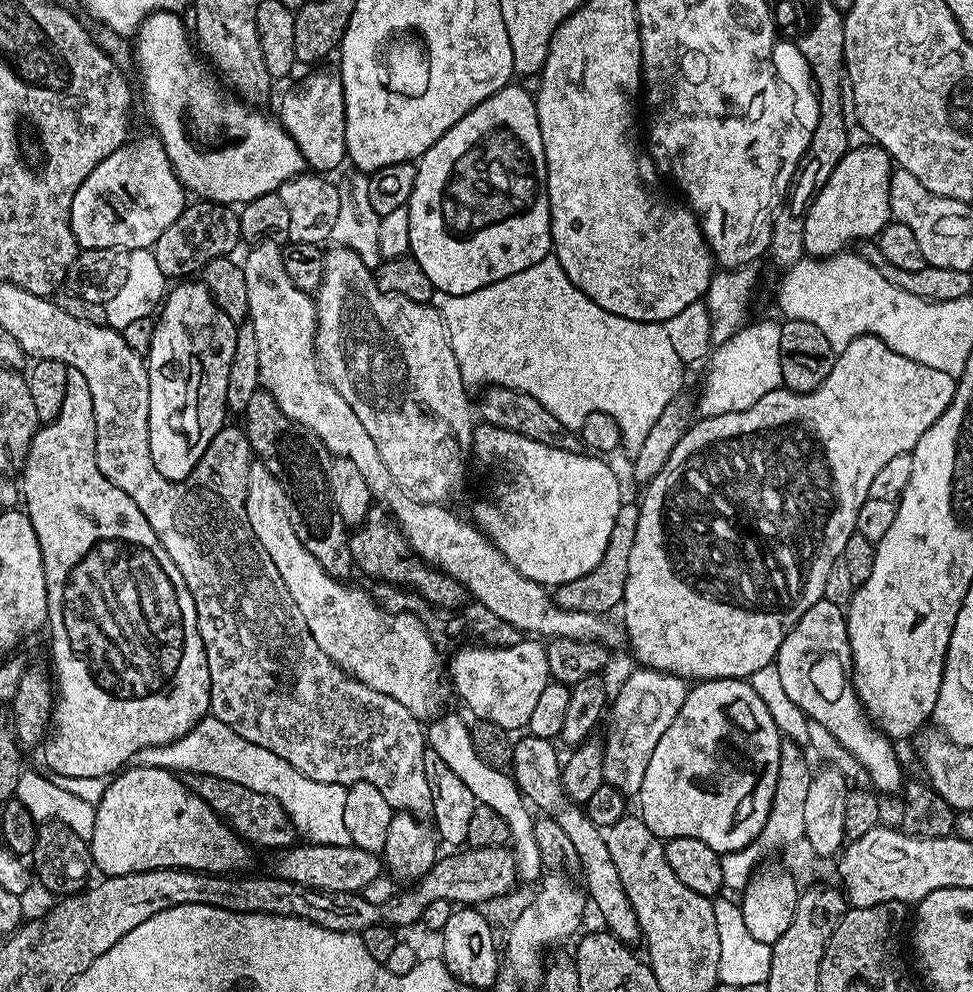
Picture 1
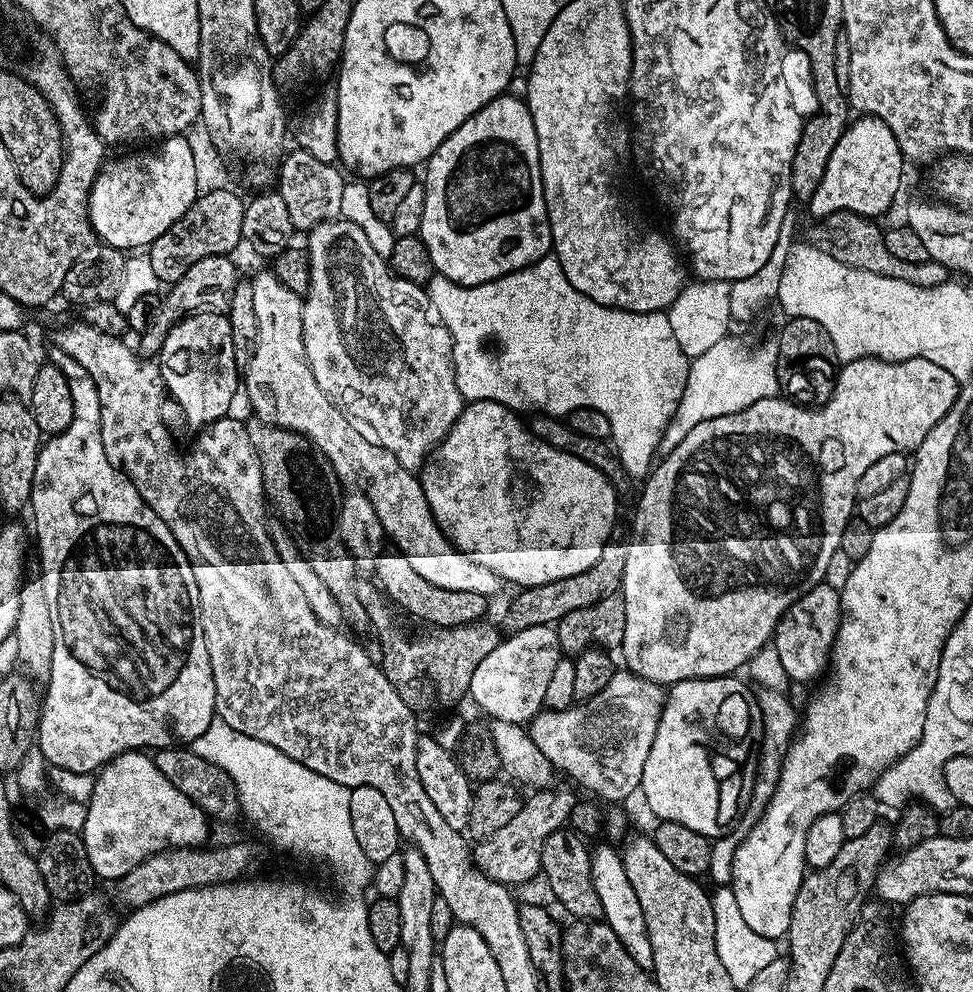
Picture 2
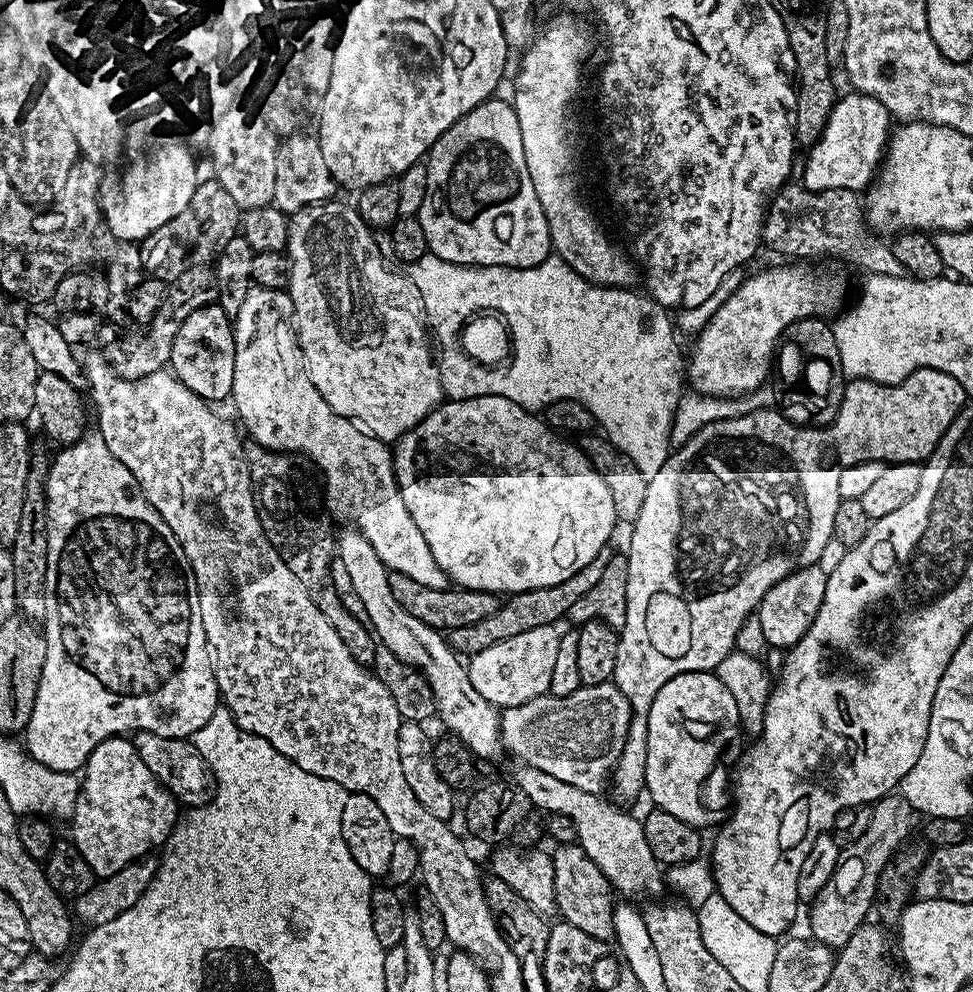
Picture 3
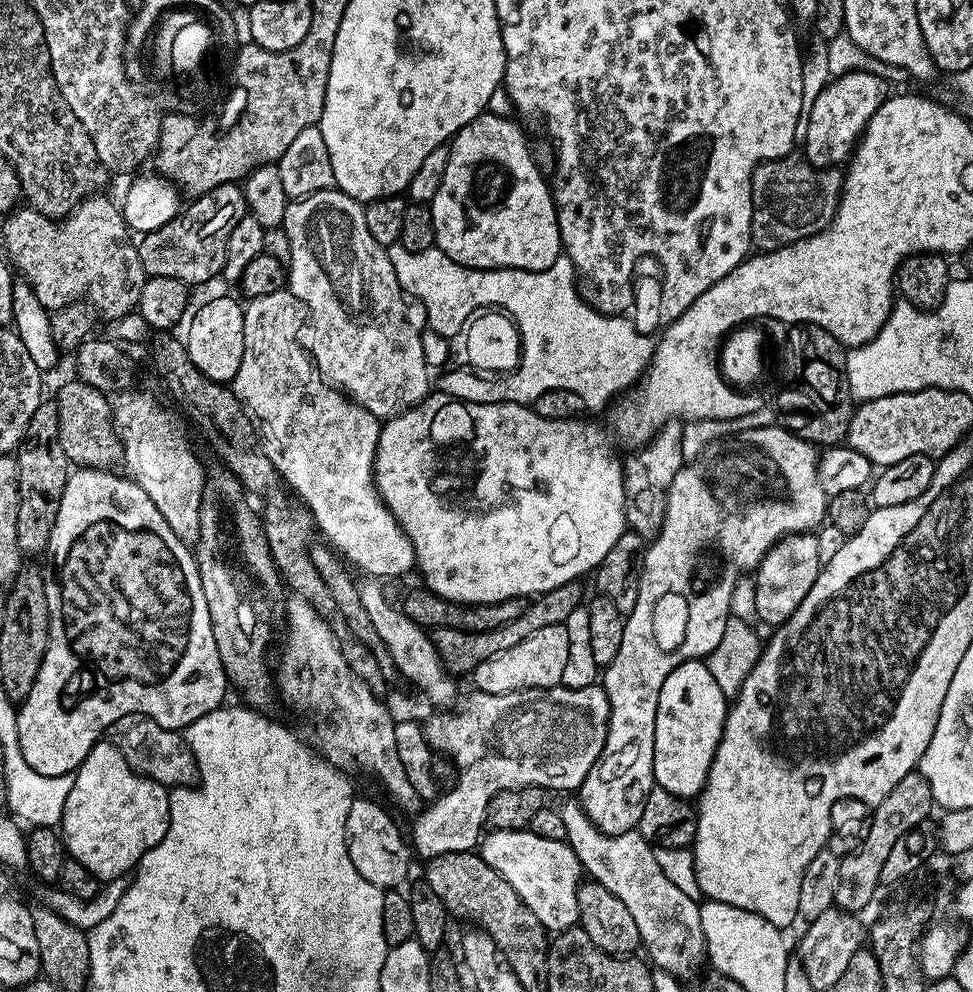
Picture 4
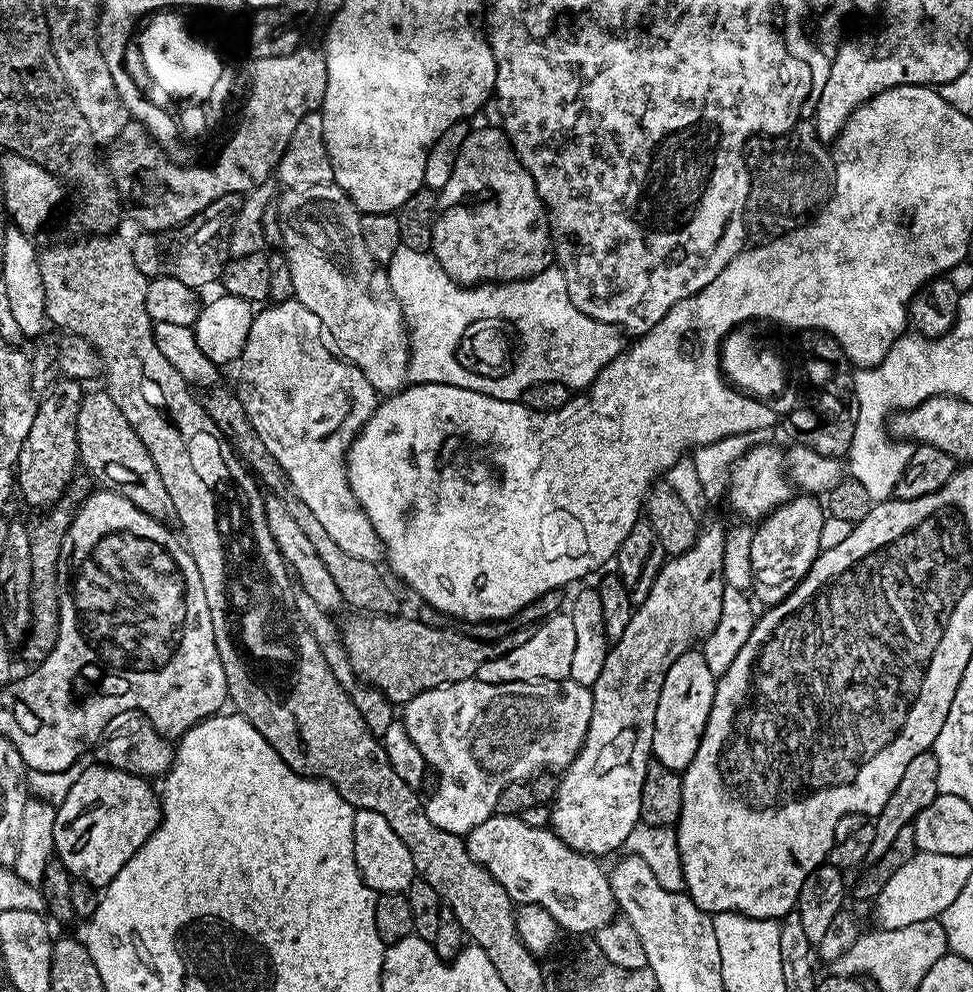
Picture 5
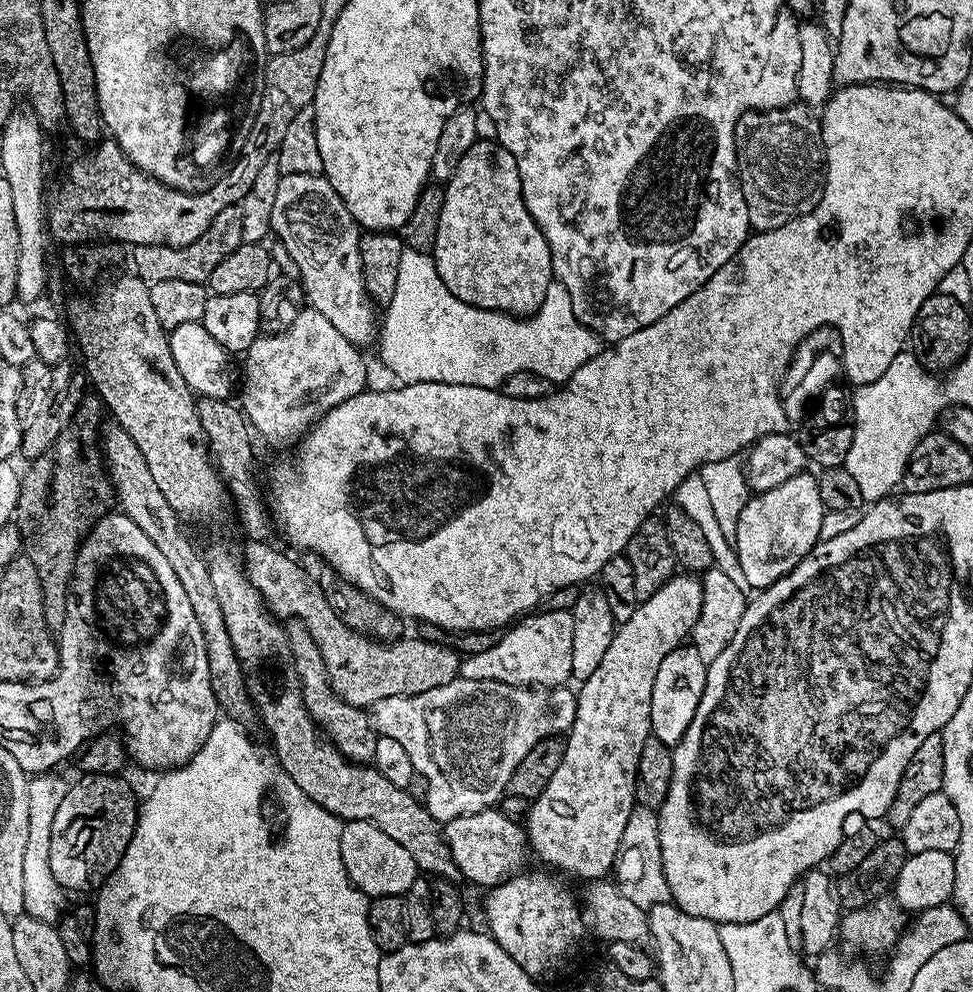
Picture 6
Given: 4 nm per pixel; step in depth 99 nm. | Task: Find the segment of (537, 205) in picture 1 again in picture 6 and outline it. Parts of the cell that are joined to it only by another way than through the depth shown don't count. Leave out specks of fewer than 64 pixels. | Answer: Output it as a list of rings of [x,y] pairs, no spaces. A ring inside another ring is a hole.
[[[477,140],[470,150],[466,150],[462,162],[458,162],[458,170],[454,170],[452,177],[447,180],[442,218],[438,218],[434,259],[442,282],[450,294],[462,302],[521,318],[533,315],[542,306],[546,290],[554,280],[550,246],[526,210],[514,154],[510,154],[510,150],[503,148],[496,140]]]

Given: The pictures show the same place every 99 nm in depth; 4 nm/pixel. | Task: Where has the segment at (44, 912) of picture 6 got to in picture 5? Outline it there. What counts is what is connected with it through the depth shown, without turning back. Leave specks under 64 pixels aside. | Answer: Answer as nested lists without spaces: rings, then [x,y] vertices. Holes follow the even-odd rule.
[[[91,751],[80,753],[80,756],[72,761],[66,771],[56,772],[33,772],[28,776],[29,789],[38,797],[46,800],[36,800],[30,798],[26,802],[26,806],[22,810],[22,838],[20,839],[20,853],[16,856],[14,869],[20,879],[26,883],[39,885],[45,876],[46,862],[53,859],[55,848],[53,846],[53,826],[56,817],[56,808],[66,798],[66,794],[70,792],[70,787],[78,782],[78,778],[92,768],[96,762],[95,755]]]

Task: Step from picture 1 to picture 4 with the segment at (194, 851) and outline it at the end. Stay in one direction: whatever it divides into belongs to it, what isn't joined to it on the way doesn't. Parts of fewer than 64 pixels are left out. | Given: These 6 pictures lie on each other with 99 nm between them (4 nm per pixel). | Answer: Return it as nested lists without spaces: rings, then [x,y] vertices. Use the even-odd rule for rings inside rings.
[[[108,738],[97,740],[87,758],[80,761],[80,767],[75,769],[75,773],[77,777],[69,797],[66,798],[65,812],[58,825],[58,831],[64,838],[67,855],[77,860],[100,882],[127,877],[139,864],[146,850],[158,846],[158,842],[166,838],[170,822],[169,789],[150,778],[137,776],[115,743]]]

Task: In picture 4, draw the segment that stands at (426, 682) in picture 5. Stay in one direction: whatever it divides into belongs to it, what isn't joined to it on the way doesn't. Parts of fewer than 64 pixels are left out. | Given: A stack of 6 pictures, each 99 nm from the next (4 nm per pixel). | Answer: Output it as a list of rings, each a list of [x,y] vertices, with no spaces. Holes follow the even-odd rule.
[[[573,582],[558,586],[549,592],[541,592],[529,603],[526,610],[522,610],[522,614],[518,614],[518,618],[514,618],[514,622],[510,622],[506,626],[498,626],[498,630],[467,632],[466,630],[437,628],[431,633],[432,645],[436,647],[444,662],[444,667],[453,677],[460,678],[463,672],[464,675],[471,674],[479,664],[494,658],[494,654],[502,654],[502,650],[510,650],[513,646],[518,646],[518,642],[530,638],[530,634],[543,630],[545,626],[565,625],[570,614],[576,608],[581,607],[582,601],[585,599],[584,592],[578,585],[579,583]]]

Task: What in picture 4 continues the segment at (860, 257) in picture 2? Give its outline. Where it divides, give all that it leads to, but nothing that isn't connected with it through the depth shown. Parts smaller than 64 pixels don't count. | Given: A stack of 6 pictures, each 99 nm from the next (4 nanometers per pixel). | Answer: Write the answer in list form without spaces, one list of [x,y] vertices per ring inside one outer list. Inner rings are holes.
[[[789,154],[777,160],[763,160],[752,171],[752,244],[758,246],[760,252],[773,252],[782,246],[818,234],[834,218],[843,186],[844,177],[839,171],[815,168],[800,154]]]

